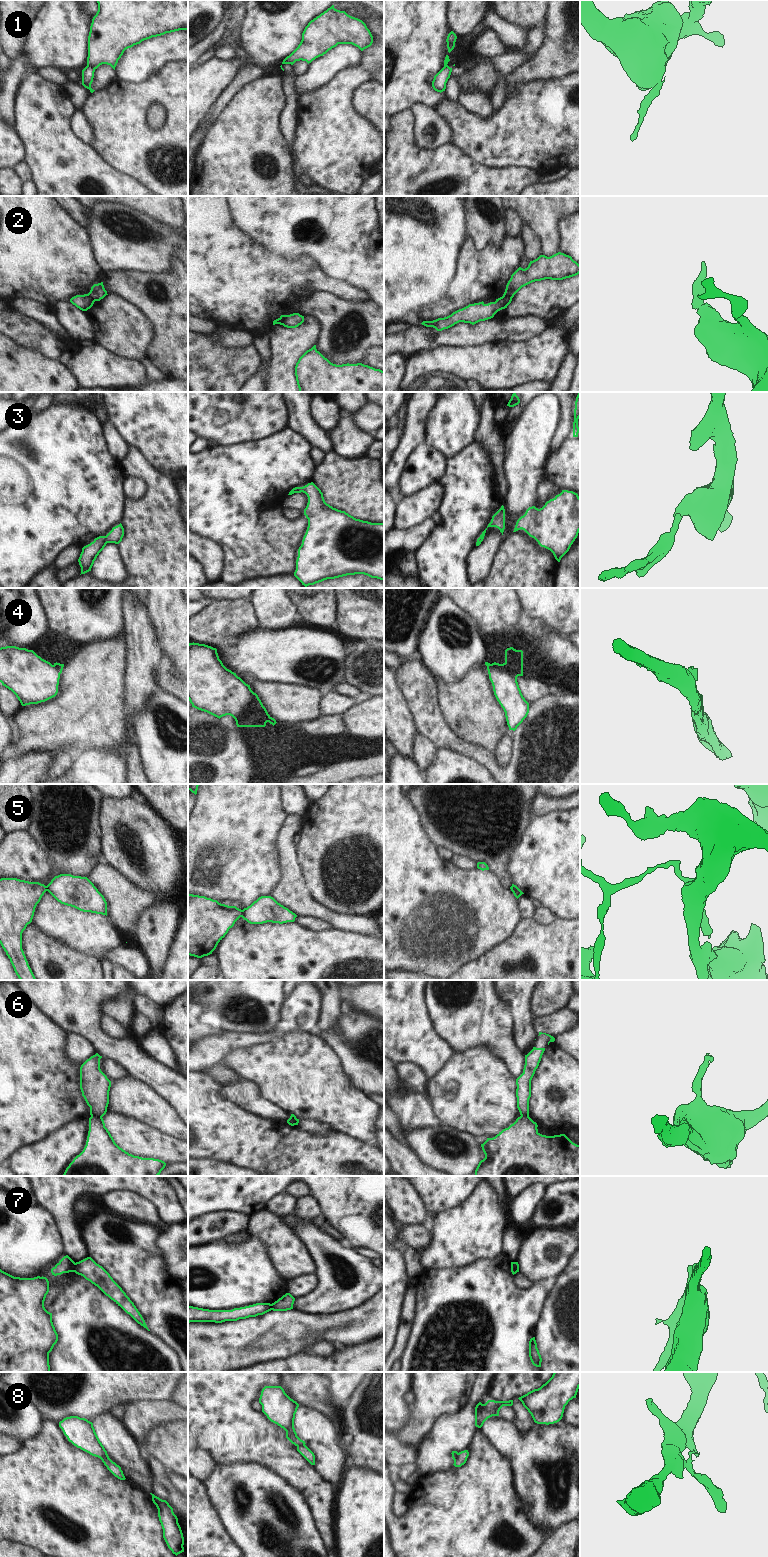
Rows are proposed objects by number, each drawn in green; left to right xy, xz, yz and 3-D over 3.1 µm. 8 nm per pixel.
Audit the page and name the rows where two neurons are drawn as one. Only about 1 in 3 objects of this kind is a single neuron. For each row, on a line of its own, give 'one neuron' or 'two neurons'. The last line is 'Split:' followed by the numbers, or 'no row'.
1: two neurons
2: two neurons
3: one neuron
4: one neuron
5: two neurons
6: two neurons
7: two neurons
8: two neurons
Split: 1, 2, 5, 6, 7, 8

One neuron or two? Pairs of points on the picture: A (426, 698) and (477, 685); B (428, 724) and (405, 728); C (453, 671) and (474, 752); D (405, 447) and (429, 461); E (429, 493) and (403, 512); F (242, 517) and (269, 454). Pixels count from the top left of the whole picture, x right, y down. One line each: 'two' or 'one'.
A: two
B: two
C: two
D: two
E: one
F: one

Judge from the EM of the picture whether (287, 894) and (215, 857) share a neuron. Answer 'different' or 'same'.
different

